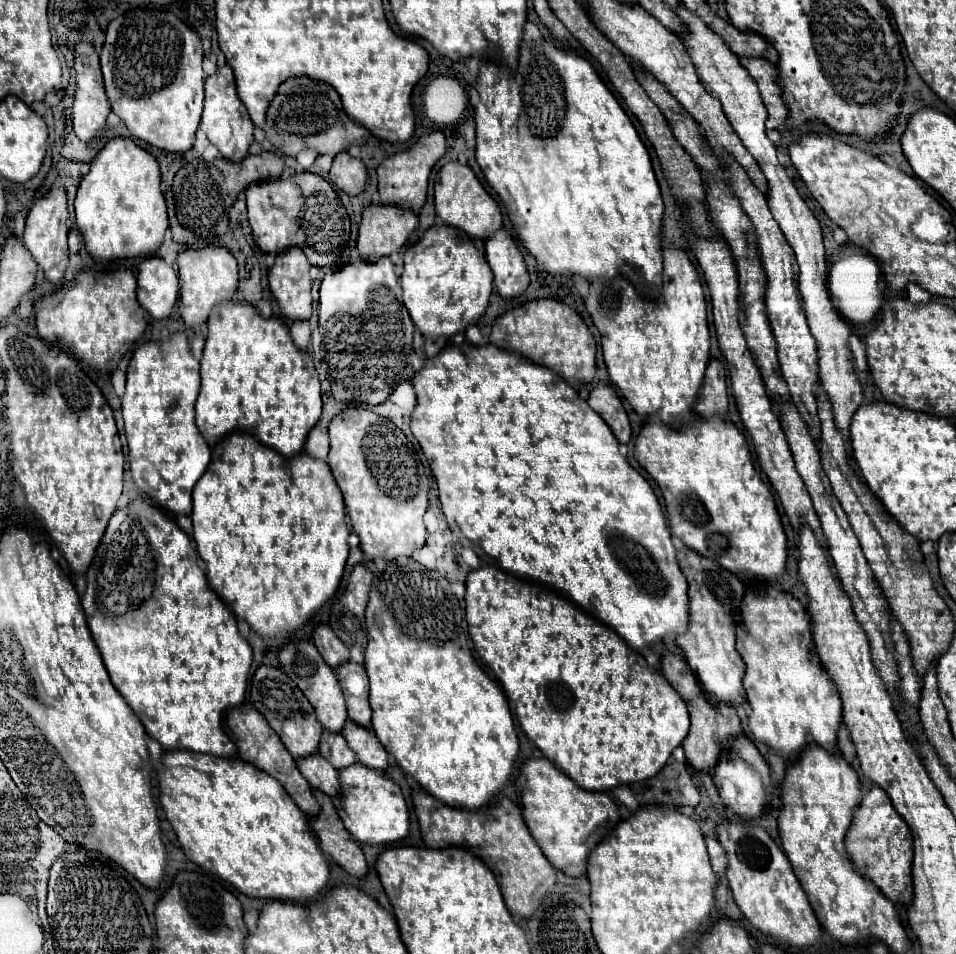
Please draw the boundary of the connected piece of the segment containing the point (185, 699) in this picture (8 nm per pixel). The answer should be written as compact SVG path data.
M138 498L138 500L130 502L126 508L116 510L114 516L110 518L110 524L106 528L106 534L104 534L100 546L96 548L96 556L92 560L92 566L88 568L88 574L86 574L88 588L86 588L86 594L82 596L82 608L84 608L84 614L88 618L88 628L92 632L92 638L96 642L100 654L102 654L104 666L110 674L114 688L122 694L122 698L134 710L138 720L144 724L148 736L154 738L156 742L160 742L162 750L166 750L166 752L192 750L192 752L202 752L202 754L212 754L212 756L222 756L222 758L234 758L238 754L238 750L236 750L234 742L228 738L228 734L224 732L222 720L224 720L224 714L228 710L238 708L244 702L246 686L248 686L248 672L250 672L250 664L252 664L252 648L240 636L240 632L236 628L234 614L226 608L226 604L206 584L204 570L200 568L200 562L198 562L198 552L192 548L190 538L178 528L178 524L172 520L172 516L168 516L166 512L156 508L154 504L146 504L146 502L148 500Z

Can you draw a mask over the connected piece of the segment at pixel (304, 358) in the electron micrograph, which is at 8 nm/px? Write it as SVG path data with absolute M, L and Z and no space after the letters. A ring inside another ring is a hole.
M222 302L208 318L208 336L206 336L206 346L204 346L204 356L200 360L200 376L202 376L202 388L200 388L200 394L198 394L198 400L196 400L196 426L202 434L202 438L206 442L222 442L222 438L226 434L232 434L236 430L242 430L242 432L248 432L252 436L256 436L264 446L276 450L278 454L286 456L286 458L294 458L298 454L302 454L304 450L304 442L306 442L306 436L308 432L314 428L314 424L318 422L320 414L322 414L322 400L320 400L320 382L318 382L318 374L314 370L314 364L312 364L312 358L308 352L300 352L294 342L290 340L290 334L288 334L288 326L282 322L282 320L276 320L276 318L262 318L256 308L252 308L250 304L232 304L232 302Z

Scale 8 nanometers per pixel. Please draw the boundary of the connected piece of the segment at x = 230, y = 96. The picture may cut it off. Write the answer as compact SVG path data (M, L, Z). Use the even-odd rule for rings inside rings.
M222 66L216 70L216 74L206 78L206 98L204 98L204 114L200 120L200 128L206 132L208 140L220 150L220 154L226 160L240 162L248 156L248 148L254 140L254 122L248 116L246 106L240 102L236 94L234 74L230 66Z

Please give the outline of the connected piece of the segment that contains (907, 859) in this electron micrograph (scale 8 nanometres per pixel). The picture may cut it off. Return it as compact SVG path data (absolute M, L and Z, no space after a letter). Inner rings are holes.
M874 786L872 790L868 790L864 796L862 796L862 802L856 806L856 812L854 812L854 818L852 818L852 824L848 828L848 834L846 834L846 850L854 862L854 866L864 874L868 876L876 886L878 890L890 898L892 902L900 902L900 904L910 904L912 898L914 898L914 890L912 890L912 858L914 858L914 836L912 836L912 830L908 828L908 824L902 820L902 816L894 810L888 794Z

